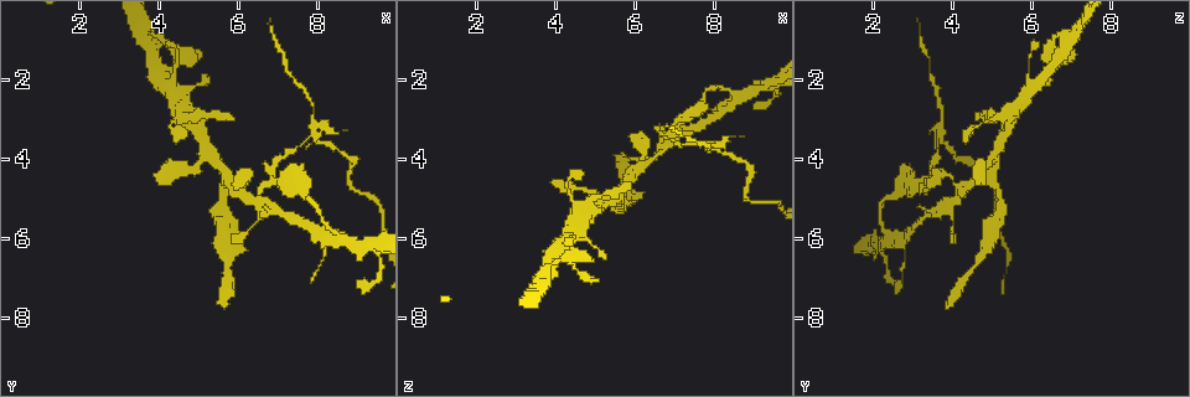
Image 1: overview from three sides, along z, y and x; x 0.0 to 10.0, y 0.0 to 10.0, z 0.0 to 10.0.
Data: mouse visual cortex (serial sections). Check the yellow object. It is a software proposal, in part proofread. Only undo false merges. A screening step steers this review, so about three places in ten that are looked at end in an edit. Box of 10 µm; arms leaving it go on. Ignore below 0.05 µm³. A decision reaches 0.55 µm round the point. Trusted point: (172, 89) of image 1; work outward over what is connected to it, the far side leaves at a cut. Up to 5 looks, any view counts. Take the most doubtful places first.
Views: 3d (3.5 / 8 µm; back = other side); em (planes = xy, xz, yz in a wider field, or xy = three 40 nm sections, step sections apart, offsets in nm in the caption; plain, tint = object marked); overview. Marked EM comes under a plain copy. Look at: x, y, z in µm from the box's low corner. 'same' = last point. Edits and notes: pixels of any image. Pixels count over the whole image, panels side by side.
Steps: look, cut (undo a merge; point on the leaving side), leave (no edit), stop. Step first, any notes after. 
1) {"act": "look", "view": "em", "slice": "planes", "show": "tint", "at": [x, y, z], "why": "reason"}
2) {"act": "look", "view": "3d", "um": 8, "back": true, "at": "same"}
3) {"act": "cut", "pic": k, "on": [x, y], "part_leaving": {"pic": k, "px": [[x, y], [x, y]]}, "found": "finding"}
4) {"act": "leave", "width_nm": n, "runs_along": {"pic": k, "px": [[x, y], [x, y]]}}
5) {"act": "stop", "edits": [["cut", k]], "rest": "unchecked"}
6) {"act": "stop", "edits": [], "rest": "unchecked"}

{"act": "look", "view": "3d", "um": 3.5, "at": [5.60, 4.35, 4.85], "why": "side arm on a straight run"}

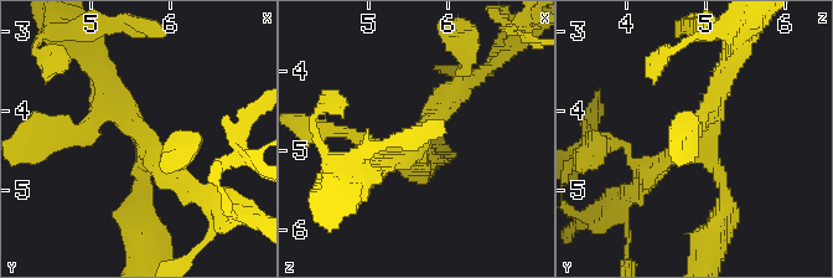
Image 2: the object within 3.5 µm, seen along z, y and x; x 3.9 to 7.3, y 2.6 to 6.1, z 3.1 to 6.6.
{"act": "look", "view": "em", "slice": "xy", "step": 3, "show": "tint", "at": "same", "arms": 3, "arm_widths_nm": [200, 250, 300], "why": "need the tissue"}

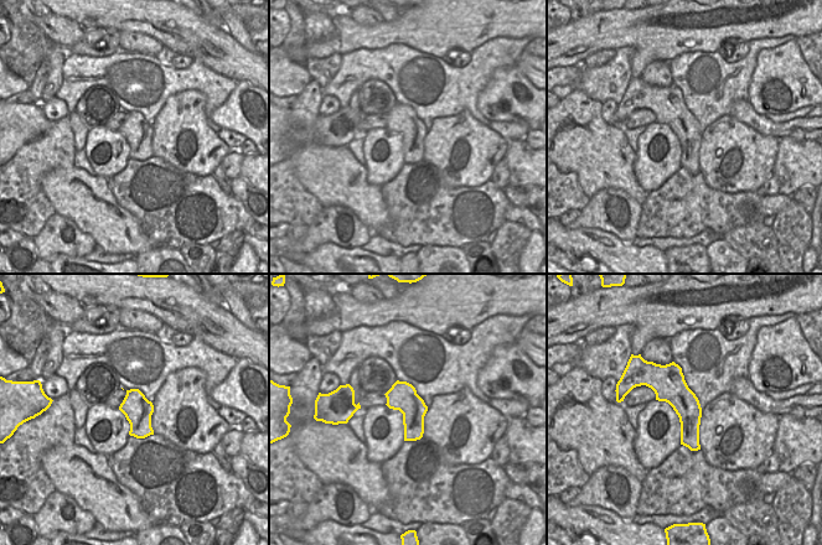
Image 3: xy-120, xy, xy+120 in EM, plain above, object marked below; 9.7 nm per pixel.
{"act": "leave", "width_nm": 280, "runs_along": {"pic": 2, "px": [[99, 73], [164, 169], [187, 184]]}, "found": "one cell here"}

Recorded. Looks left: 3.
{"act": "look", "view": "3d", "um": 8, "at": [8.55, 5.95, 2.60], "why": "arms part here"}

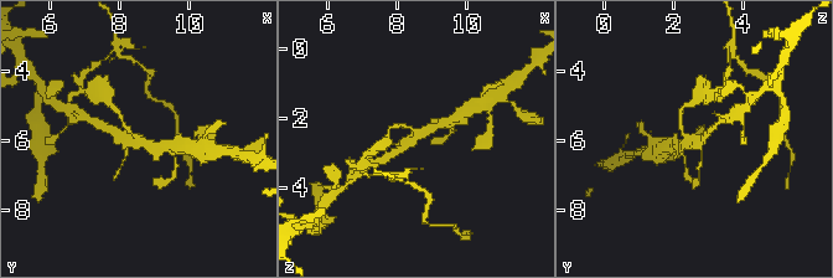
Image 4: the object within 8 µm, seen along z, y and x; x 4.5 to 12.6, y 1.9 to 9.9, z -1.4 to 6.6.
{"act": "look", "view": "3d", "um": 3.5, "at": "same"}

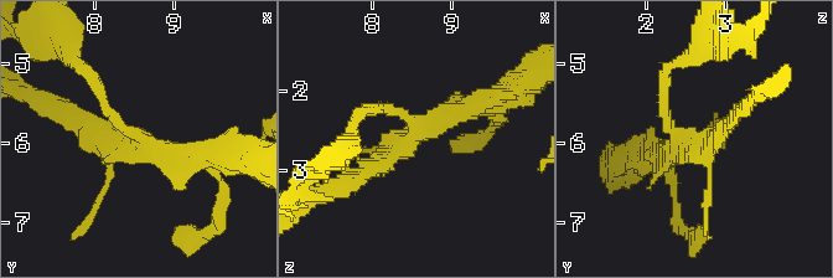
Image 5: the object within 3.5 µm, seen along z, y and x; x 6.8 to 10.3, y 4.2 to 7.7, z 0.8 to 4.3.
{"act": "look", "view": "em", "slice": "xy", "step": 1, "show": "tint", "at": [8.50, 6.00, 2.55], "arms": 3, "arm_widths_nm": [150, 200, 250]}

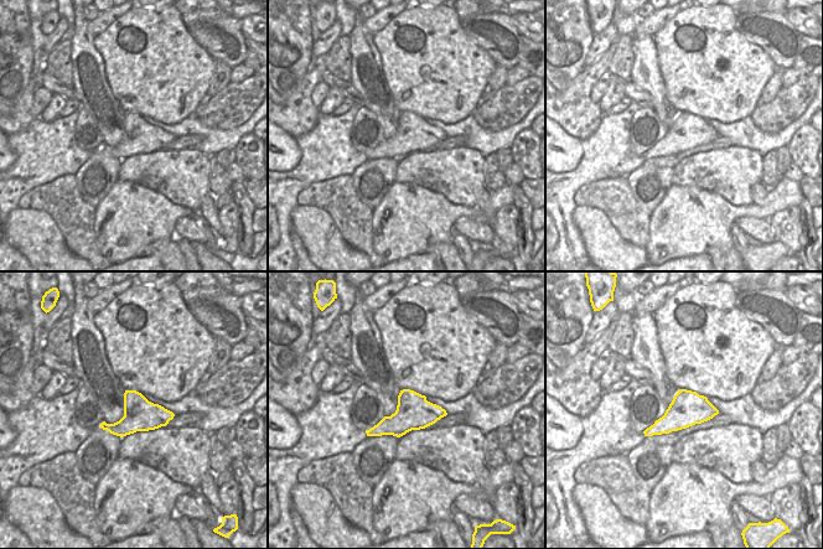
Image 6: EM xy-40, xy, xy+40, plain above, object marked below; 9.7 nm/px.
{"act": "cut", "pic": 5, "on": [728, 47], "found": "a second cell is stuck on"}

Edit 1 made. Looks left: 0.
{"act": "stop", "edits": [["cut", 5]], "rest": "unchecked"}

